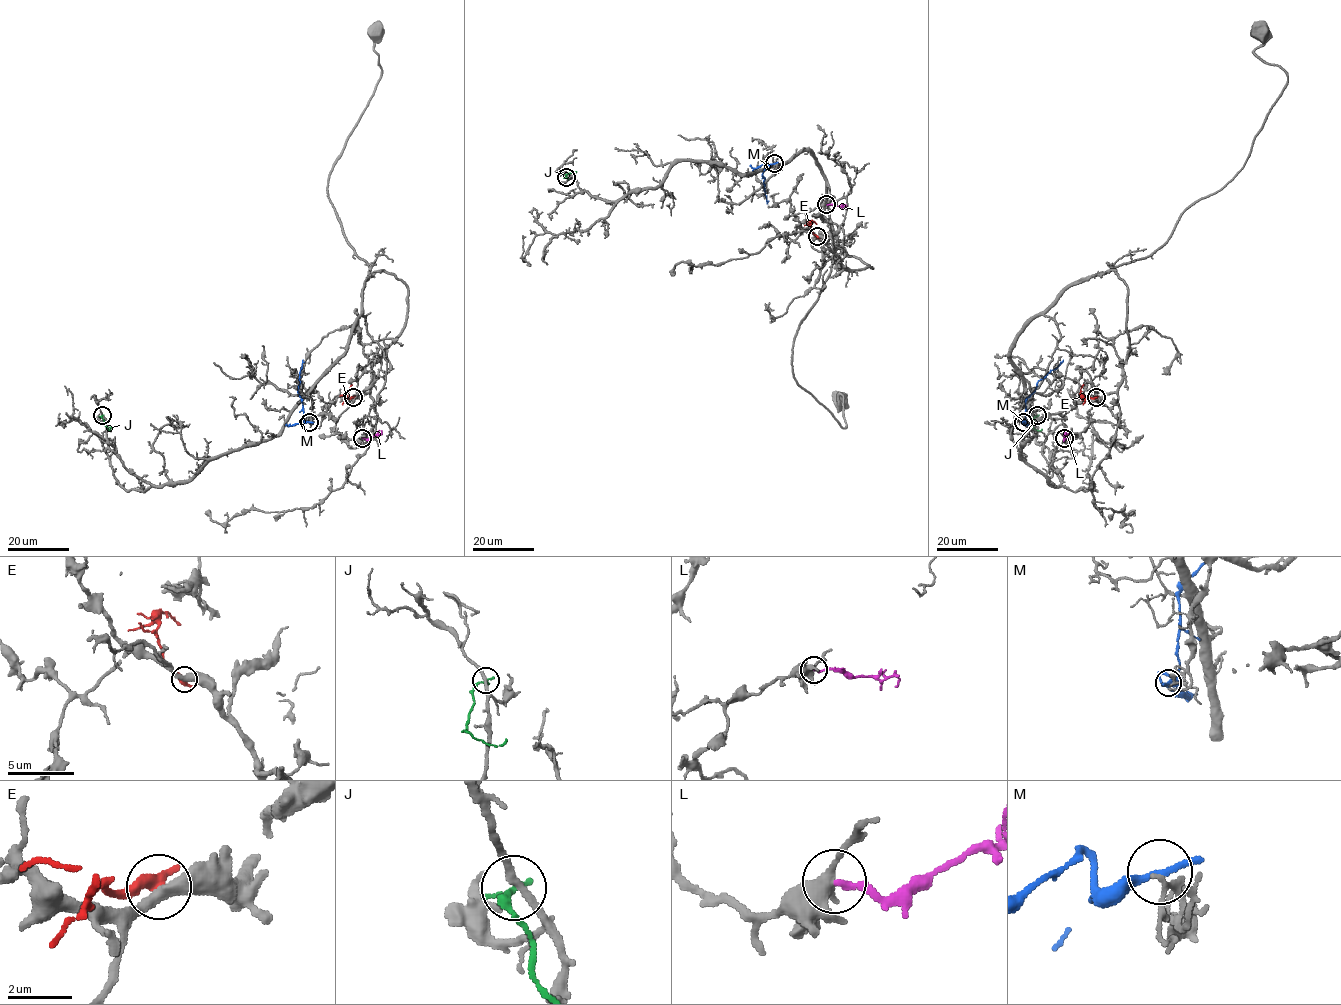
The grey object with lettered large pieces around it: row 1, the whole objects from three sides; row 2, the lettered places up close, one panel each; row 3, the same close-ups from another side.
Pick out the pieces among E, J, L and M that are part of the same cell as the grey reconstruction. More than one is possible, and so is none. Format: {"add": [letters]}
{"add": []}

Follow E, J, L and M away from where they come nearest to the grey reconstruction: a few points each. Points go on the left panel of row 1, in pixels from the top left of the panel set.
E: (353, 397), (346, 398), (352, 384)
J: (102, 415), (108, 429)
L: (362, 437), (370, 439), (381, 430)
M: (309, 422), (303, 420), (302, 400), (298, 392), (303, 359)

